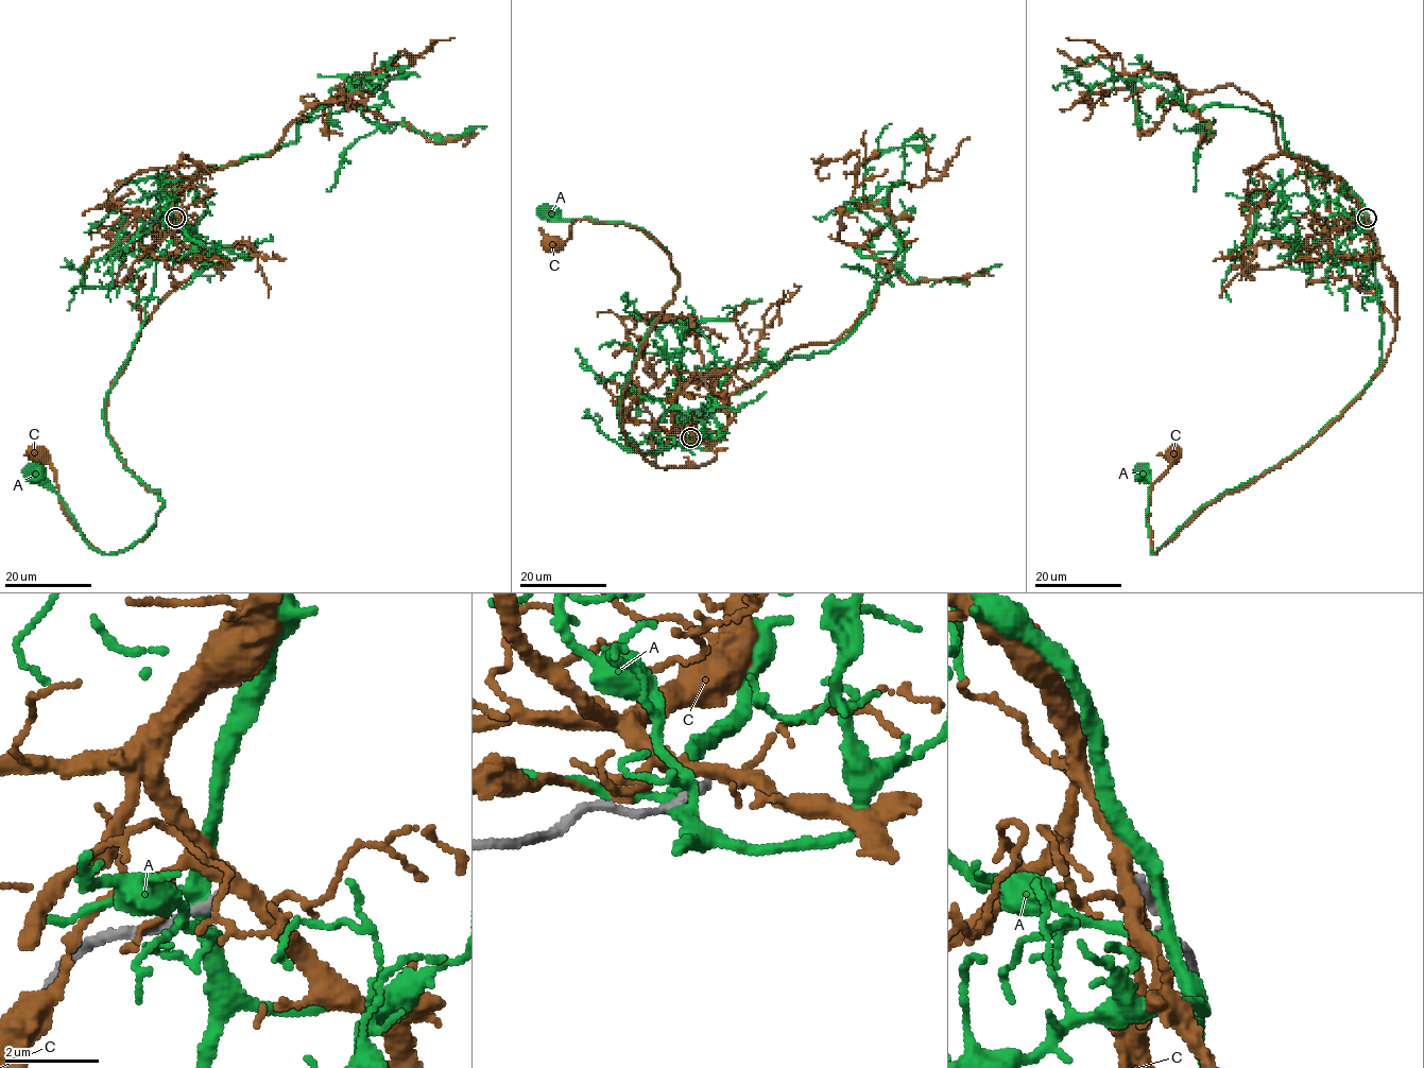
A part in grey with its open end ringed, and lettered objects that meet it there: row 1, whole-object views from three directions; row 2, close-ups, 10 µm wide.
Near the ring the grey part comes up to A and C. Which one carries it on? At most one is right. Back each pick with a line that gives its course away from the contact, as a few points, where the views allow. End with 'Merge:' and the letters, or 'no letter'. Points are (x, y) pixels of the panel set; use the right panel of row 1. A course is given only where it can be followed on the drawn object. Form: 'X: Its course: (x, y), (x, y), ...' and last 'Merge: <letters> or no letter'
Merge: no letter

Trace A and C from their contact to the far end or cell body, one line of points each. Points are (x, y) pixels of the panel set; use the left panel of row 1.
A: (173, 221), (146, 321), (103, 410), (123, 466), (164, 501), (156, 523), (127, 548), (101, 553), (32, 475)
C: (175, 219), (201, 268), (141, 329), (105, 412), (124, 465), (164, 501), (156, 524), (98, 551), (39, 453)

